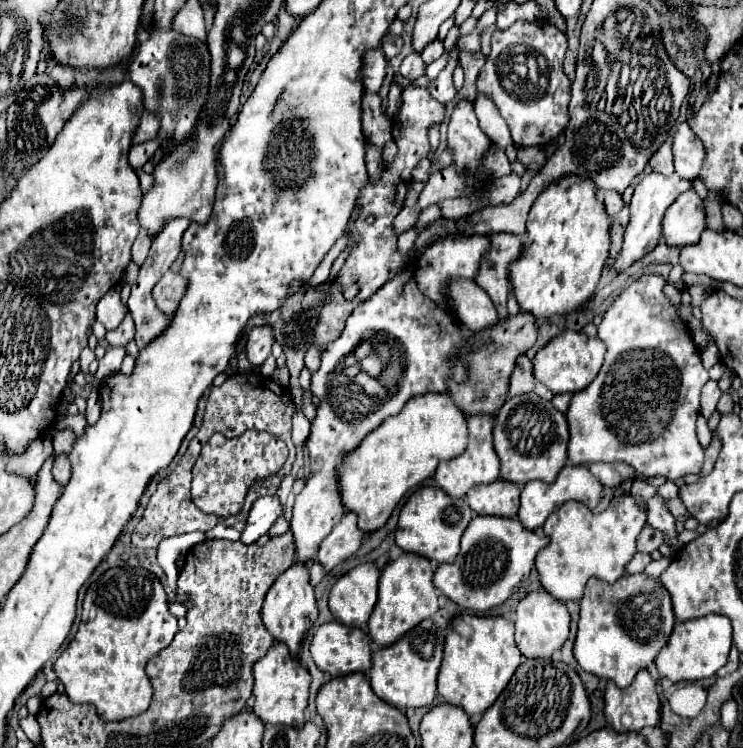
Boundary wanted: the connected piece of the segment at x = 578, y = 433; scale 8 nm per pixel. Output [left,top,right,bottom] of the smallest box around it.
[566,275,710,481]

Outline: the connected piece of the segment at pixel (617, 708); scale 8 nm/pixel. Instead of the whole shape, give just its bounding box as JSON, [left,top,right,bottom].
[604,669,660,731]

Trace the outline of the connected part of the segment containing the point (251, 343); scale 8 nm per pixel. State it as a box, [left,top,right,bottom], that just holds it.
[246,325,274,365]

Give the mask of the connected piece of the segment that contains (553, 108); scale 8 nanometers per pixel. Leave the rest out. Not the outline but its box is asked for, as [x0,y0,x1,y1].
[478,19,570,147]

